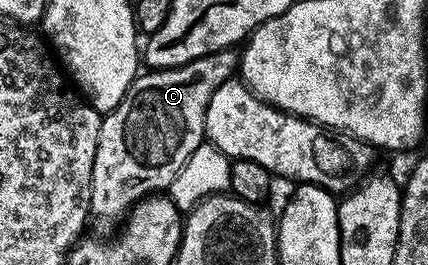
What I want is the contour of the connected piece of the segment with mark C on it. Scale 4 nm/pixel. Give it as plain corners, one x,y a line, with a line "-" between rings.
223,48
220,52
210,52
193,62
185,62
185,66
147,70
135,77
125,98
101,119
97,154
93,158
91,175
90,215
94,219
96,216
103,224
111,224
114,220
122,221
139,201
170,189
185,162
189,162
193,150
204,143
209,98
213,98
217,86
236,75
239,57
240,53
235,48

